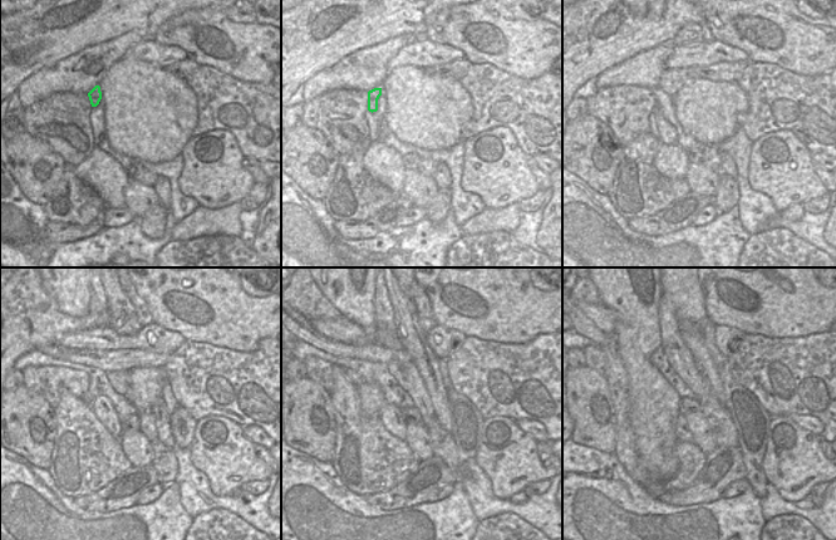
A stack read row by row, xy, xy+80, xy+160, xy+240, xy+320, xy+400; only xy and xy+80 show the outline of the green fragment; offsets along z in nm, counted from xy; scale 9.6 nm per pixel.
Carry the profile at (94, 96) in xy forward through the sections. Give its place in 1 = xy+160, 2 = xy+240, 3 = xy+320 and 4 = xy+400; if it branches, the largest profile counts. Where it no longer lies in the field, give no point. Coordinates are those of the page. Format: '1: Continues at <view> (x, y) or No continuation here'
1: Continues at xy+160 (667, 132)
2: Continues at xy+240 (101, 406)
3: Continues at xy+320 (392, 418)
4: Continues at xy+400 (683, 433)

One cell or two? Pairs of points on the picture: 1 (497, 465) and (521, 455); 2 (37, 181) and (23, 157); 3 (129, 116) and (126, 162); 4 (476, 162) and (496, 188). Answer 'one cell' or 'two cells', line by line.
1: one cell
2: one cell
3: two cells
4: one cell

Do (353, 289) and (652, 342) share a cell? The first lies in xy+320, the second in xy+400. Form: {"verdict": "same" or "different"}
{"verdict": "same"}

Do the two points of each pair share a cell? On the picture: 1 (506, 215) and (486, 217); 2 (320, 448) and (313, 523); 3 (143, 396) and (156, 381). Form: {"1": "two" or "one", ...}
{"1": "one", "2": "two", "3": "one"}

